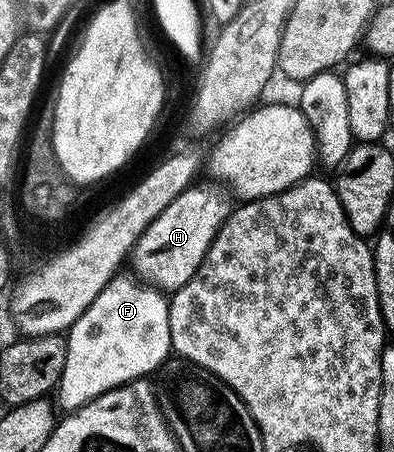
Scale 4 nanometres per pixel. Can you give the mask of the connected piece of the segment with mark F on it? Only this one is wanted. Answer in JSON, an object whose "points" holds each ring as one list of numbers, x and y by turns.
{"points":[[123,277,112,278,97,300,66,331,65,368,57,387,60,411,79,410,113,388,146,379,172,353,168,295,144,284,138,277]]}

